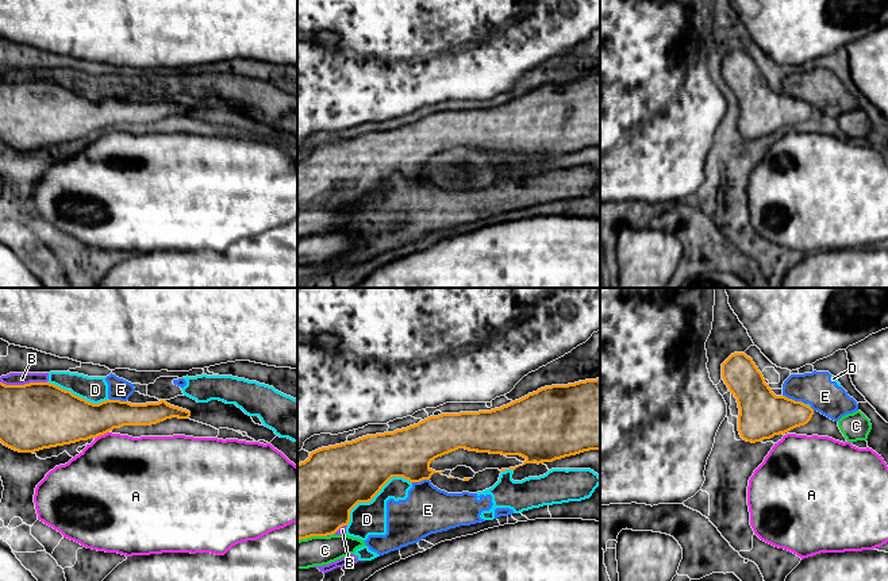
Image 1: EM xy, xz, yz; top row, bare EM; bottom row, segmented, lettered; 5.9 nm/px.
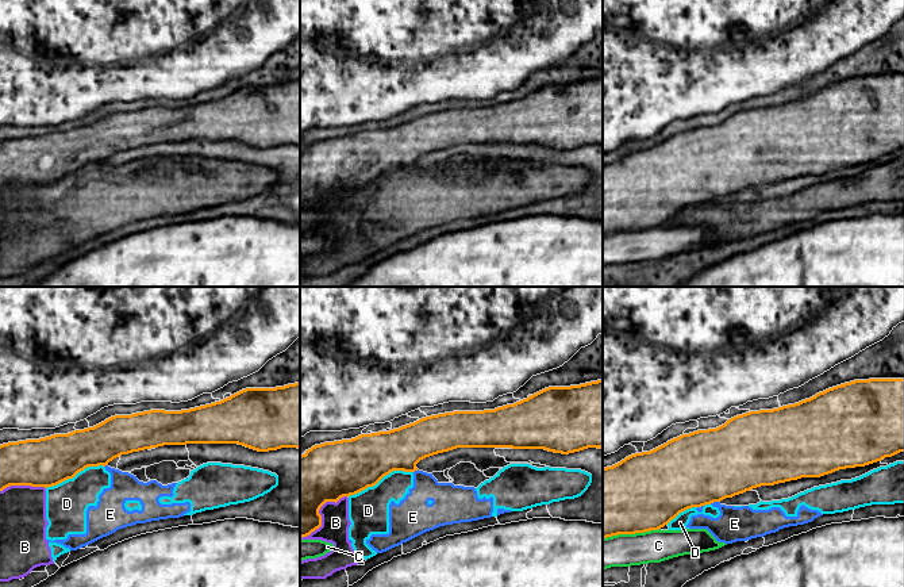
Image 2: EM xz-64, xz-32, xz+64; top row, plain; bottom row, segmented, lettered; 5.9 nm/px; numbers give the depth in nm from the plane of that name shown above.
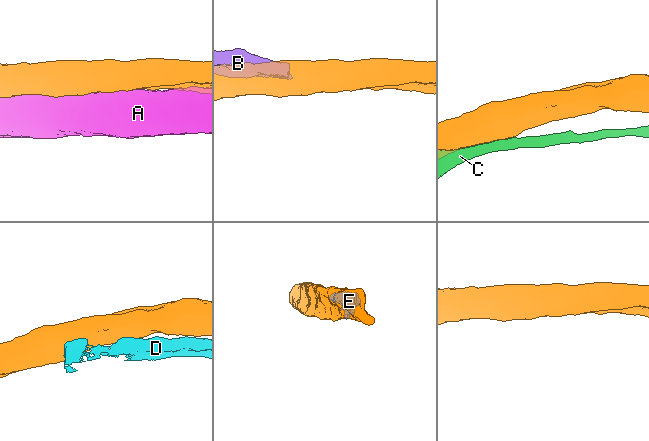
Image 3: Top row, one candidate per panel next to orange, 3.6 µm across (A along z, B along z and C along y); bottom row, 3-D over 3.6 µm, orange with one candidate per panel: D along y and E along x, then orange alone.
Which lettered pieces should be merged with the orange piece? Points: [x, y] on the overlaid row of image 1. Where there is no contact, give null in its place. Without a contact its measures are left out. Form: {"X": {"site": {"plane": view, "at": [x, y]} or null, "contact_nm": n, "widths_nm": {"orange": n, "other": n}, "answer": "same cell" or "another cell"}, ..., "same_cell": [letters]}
{"A": {"site": {"plane": "xy", "at": [102, 434]}, "contact_nm": 100, "widths_nm": {"orange": 300, "other": 460}, "answer": "another cell"}, "B": {"site": {"plane": "xy", "at": [25, 384]}, "contact_nm": 280, "widths_nm": {"orange": 400, "other": 80}, "answer": "another cell"}, "C": {"site": {"plane": "xz", "at": [311, 535]}, "contact_nm": 180, "widths_nm": {"orange": 460, "other": 180}, "answer": "another cell"}, "D": {"site": {"plane": "xz", "at": [375, 495]}, "contact_nm": 460, "widths_nm": {"orange": 380, "other": 190}, "answer": "another cell"}, "E": {"site": {"plane": "yz", "at": [794, 400]}, "contact_nm": 160, "widths_nm": {"orange": 280, "other": 200}, "answer": "another cell"}, "same_cell": []}

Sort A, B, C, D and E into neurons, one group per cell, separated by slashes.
A / B D E / C

